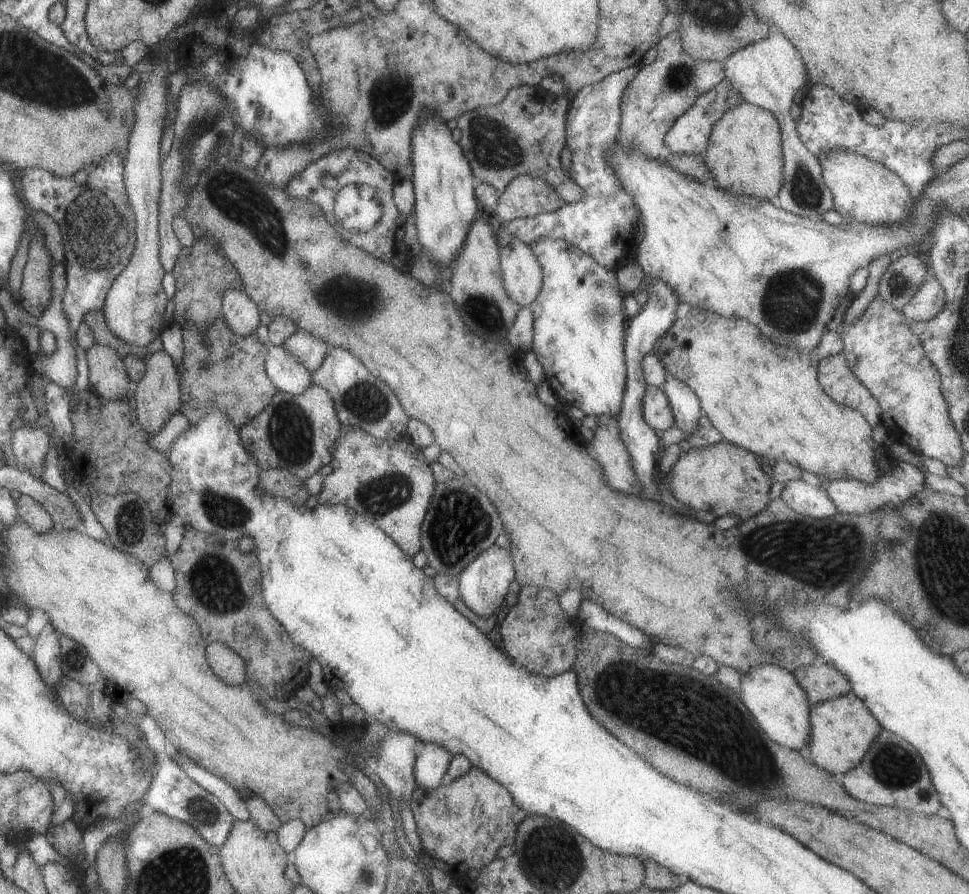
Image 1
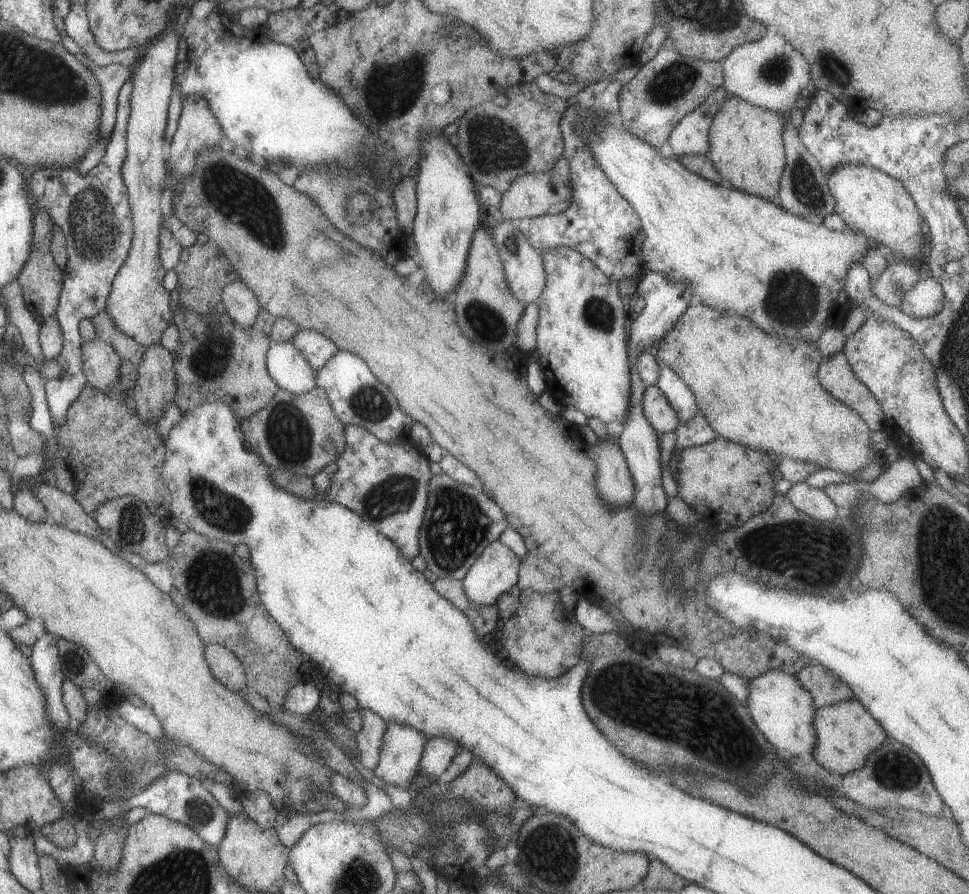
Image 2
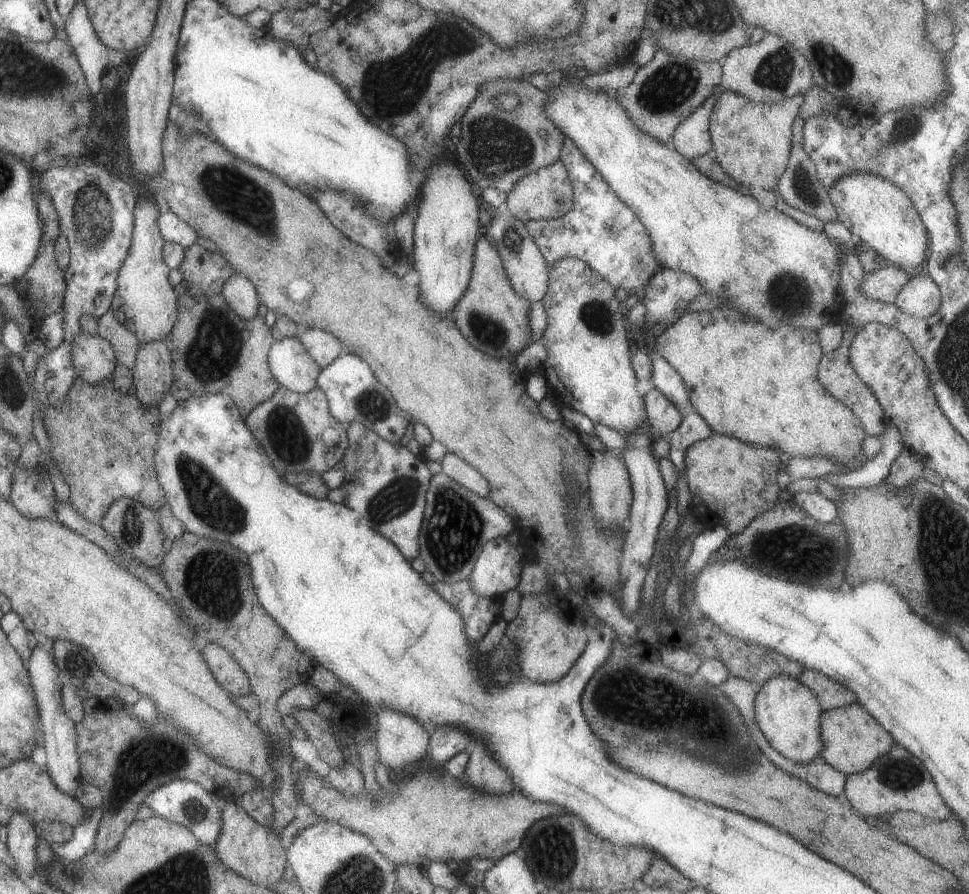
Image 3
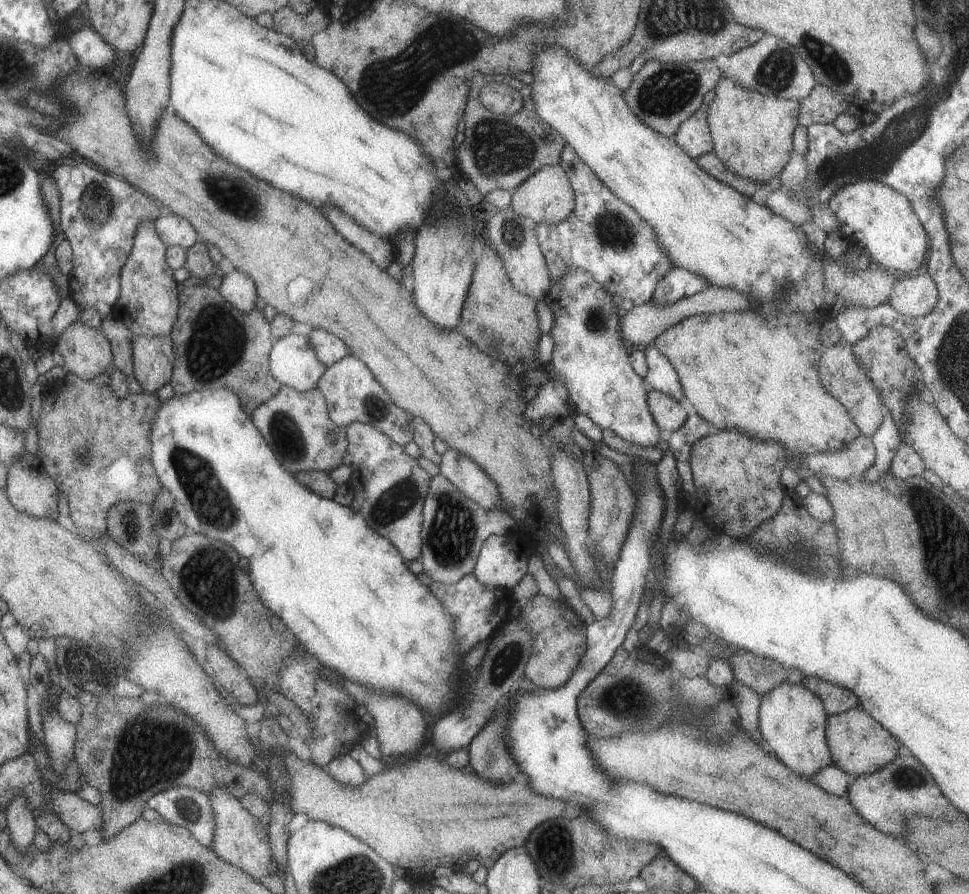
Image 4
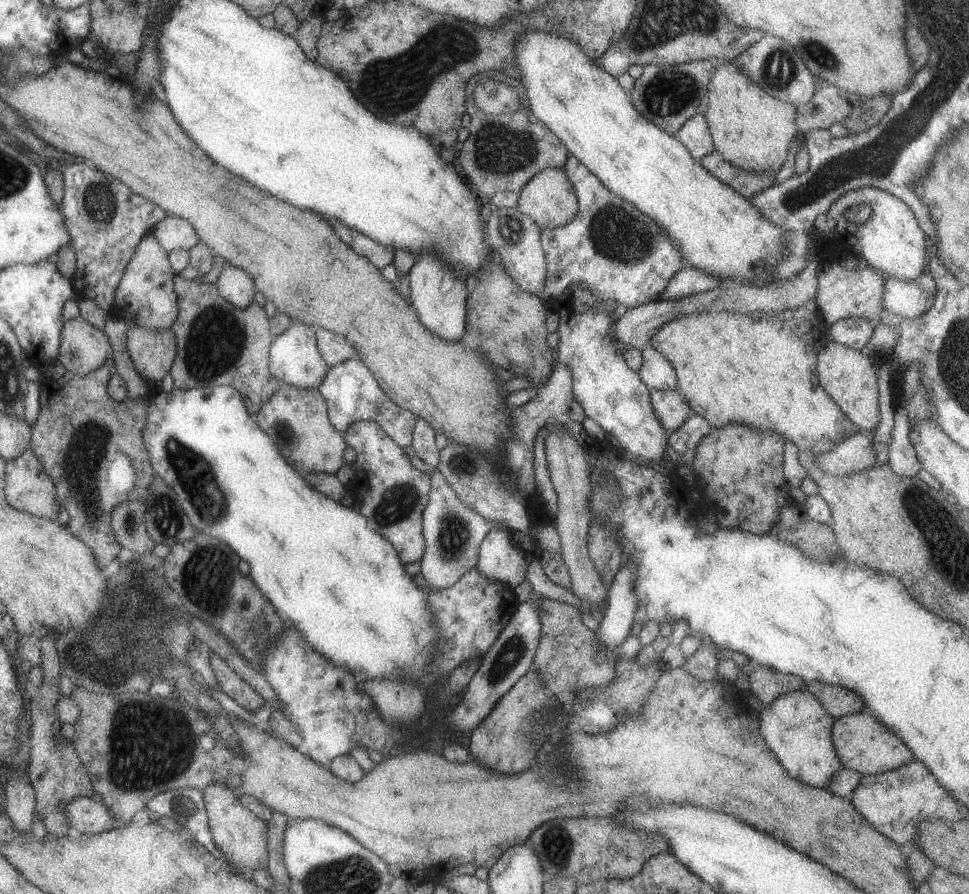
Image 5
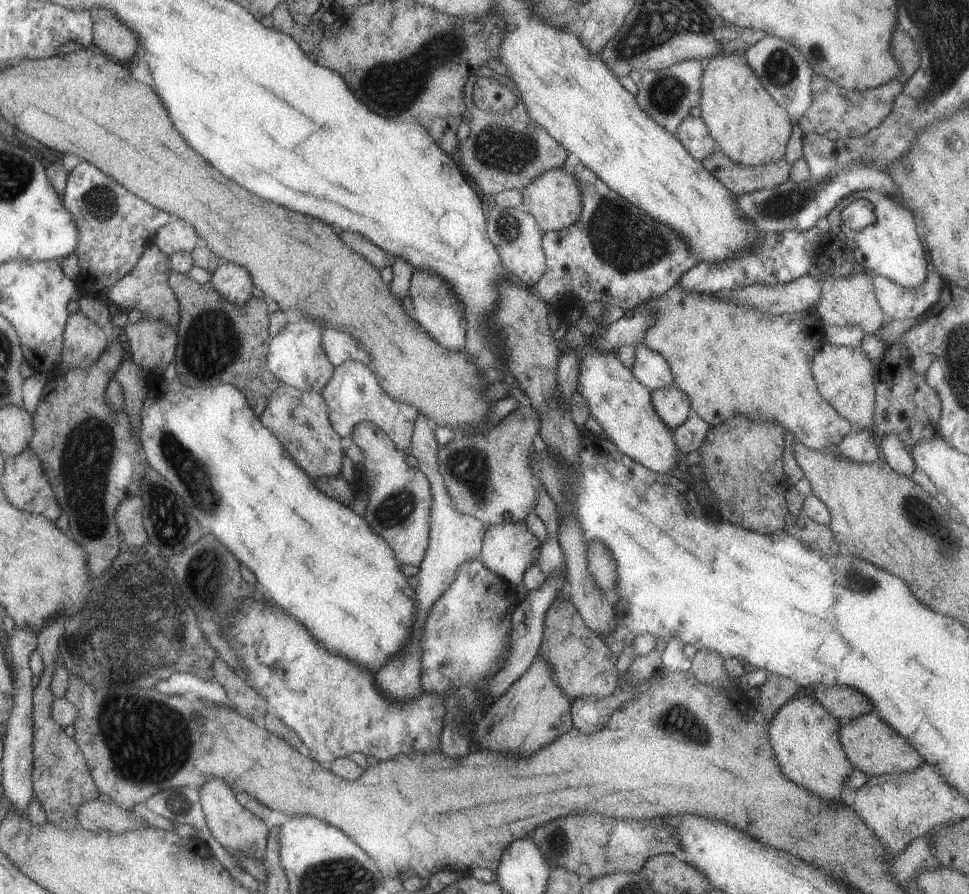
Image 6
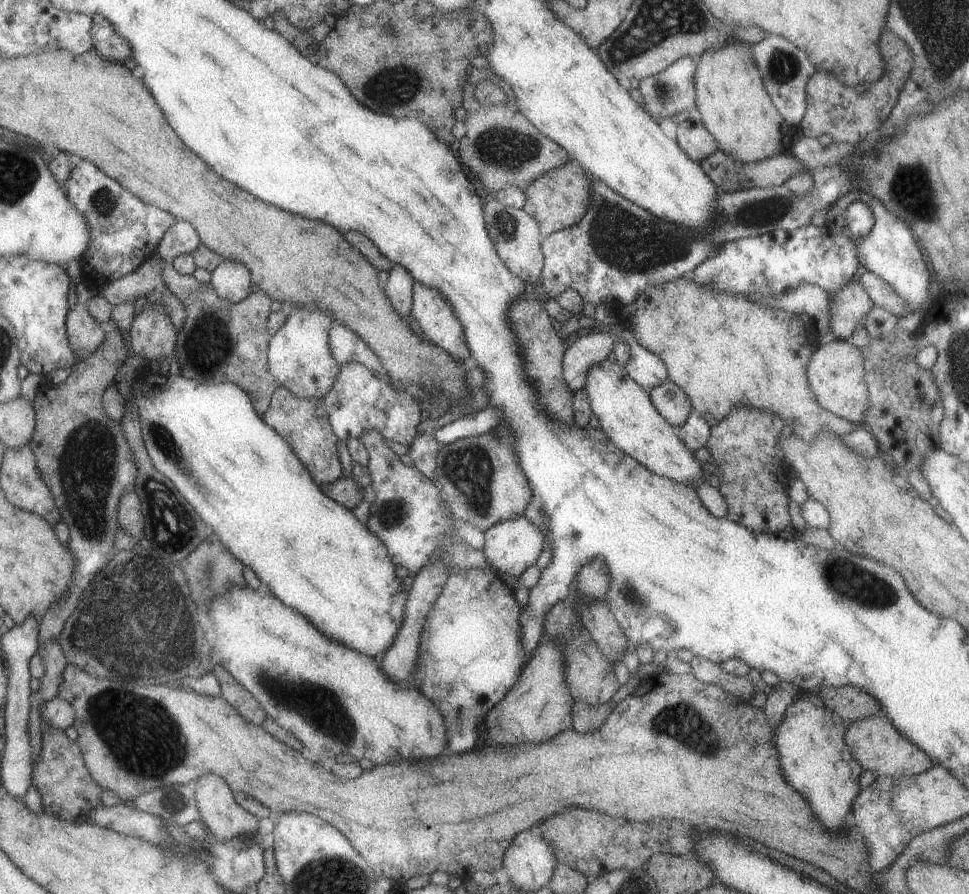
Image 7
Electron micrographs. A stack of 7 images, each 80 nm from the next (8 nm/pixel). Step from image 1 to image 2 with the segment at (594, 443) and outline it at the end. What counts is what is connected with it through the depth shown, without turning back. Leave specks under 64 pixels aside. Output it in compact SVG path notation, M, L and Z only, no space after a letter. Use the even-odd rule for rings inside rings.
M597 439L595 446L588 447L587 455L594 462L599 496L611 504L632 504L635 488L616 440Z

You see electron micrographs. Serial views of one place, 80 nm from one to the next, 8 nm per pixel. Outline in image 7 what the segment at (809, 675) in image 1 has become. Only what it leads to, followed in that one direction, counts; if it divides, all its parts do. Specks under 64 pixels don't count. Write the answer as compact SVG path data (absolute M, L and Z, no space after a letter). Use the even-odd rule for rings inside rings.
M851 685L823 686L817 695L823 701L825 708L836 712L846 721L854 721L880 713L878 702L870 694Z

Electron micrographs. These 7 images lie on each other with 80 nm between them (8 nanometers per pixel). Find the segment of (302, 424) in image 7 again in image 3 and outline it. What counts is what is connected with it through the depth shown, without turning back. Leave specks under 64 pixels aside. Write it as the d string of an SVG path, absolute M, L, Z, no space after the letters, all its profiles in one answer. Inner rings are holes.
M318 387L301 394L277 388L273 396L253 408L244 420L279 473L311 472L323 475L340 466L348 446L347 426L329 415L325 394Z

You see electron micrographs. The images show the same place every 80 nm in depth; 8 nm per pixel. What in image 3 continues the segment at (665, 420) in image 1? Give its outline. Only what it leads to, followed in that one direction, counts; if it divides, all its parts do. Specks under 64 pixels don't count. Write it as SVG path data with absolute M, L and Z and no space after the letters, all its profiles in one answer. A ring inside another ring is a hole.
M655 388L643 394L643 403L647 414L647 424L655 432L659 432L659 435L664 436L674 432L681 423L682 417L679 410Z

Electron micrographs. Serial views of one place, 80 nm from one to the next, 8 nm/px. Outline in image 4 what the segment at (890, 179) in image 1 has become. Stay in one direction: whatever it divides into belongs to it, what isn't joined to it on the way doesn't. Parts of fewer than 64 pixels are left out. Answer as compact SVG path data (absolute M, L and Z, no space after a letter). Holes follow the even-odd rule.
M857 180L853 184L841 186L829 198L828 208L835 214L839 232L845 236L848 235L853 242L857 242L867 252L872 265L901 276L917 270L921 264L925 263L928 251L925 230L921 228L907 198L901 196L899 192L895 192L893 188L889 188L877 180Z

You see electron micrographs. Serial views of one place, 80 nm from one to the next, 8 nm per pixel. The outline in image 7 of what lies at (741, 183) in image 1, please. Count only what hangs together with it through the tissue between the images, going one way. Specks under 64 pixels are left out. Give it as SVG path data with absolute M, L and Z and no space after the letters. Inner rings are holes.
M735 41L719 48L707 49L695 62L695 109L703 126L717 141L718 148L725 156L747 164L788 152L785 146L791 142L791 128L773 106L749 45Z

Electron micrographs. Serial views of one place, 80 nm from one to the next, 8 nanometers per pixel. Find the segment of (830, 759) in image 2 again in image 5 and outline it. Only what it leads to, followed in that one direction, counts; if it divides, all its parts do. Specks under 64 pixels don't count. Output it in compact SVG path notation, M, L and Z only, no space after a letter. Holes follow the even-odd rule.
M866 710L835 719L831 728L831 740L843 769L857 772L862 776L897 770L914 759L909 748Z

